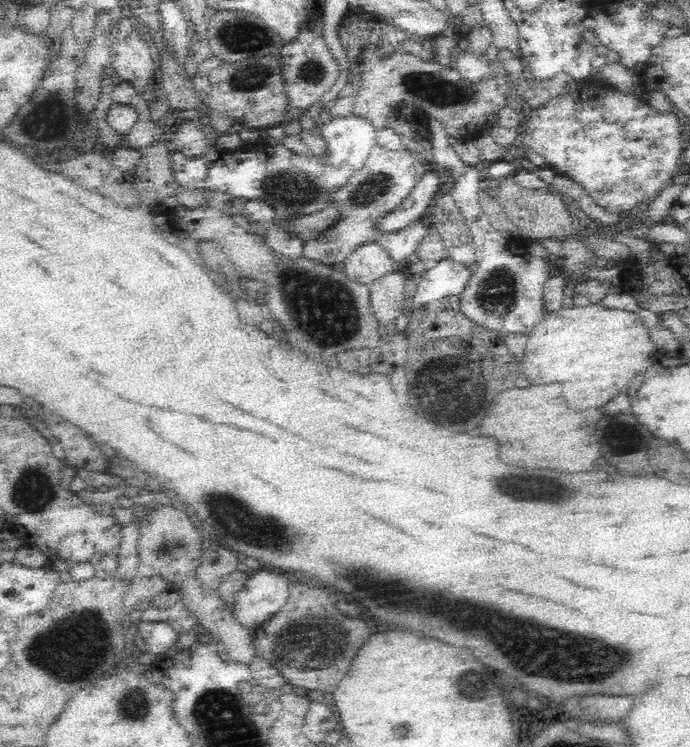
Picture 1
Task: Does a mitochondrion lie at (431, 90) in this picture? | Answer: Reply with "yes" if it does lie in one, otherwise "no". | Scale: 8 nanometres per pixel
yes

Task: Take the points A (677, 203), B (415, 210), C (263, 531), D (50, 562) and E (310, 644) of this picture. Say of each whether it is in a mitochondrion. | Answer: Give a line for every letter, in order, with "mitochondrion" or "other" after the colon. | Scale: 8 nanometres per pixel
A: other
B: other
C: mitochondrion
D: other
E: mitochondrion

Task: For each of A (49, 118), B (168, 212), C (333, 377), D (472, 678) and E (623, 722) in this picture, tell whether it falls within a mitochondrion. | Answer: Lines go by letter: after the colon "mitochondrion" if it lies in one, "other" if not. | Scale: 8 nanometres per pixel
A: mitochondrion
B: other
C: other
D: mitochondrion
E: other

